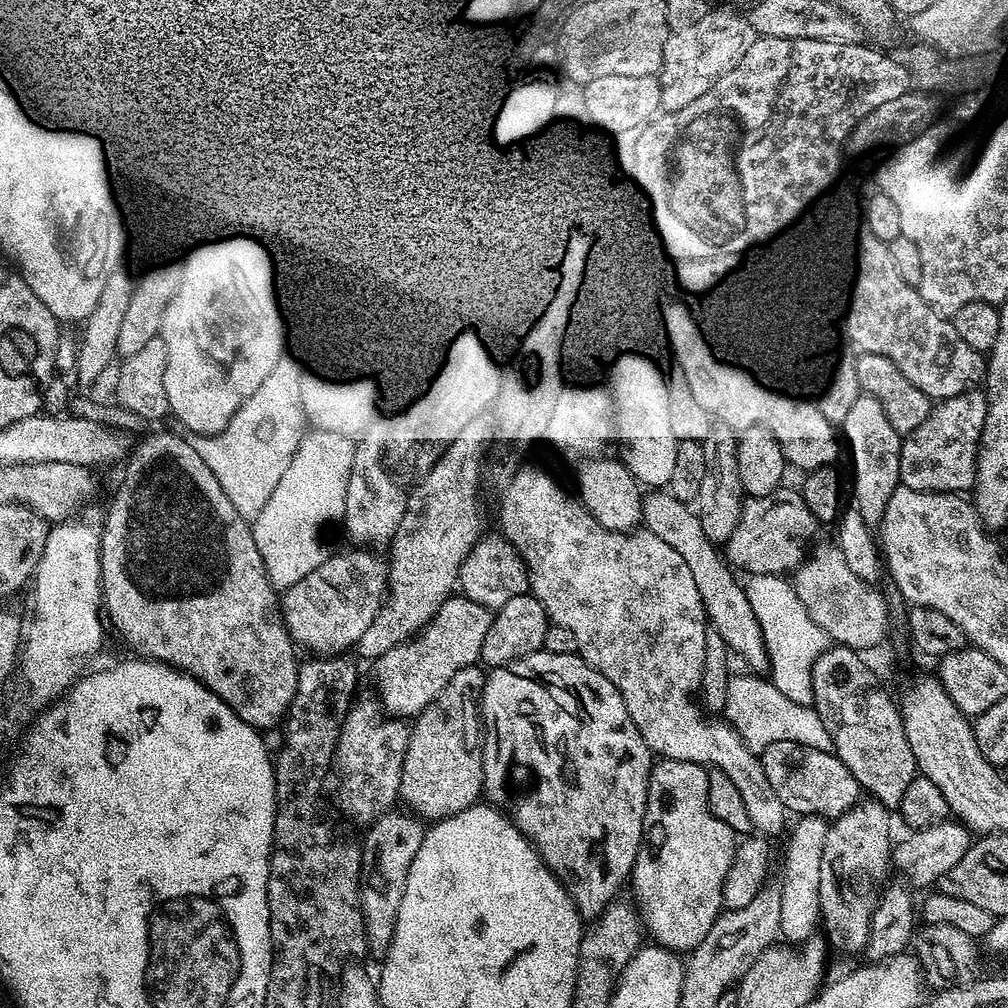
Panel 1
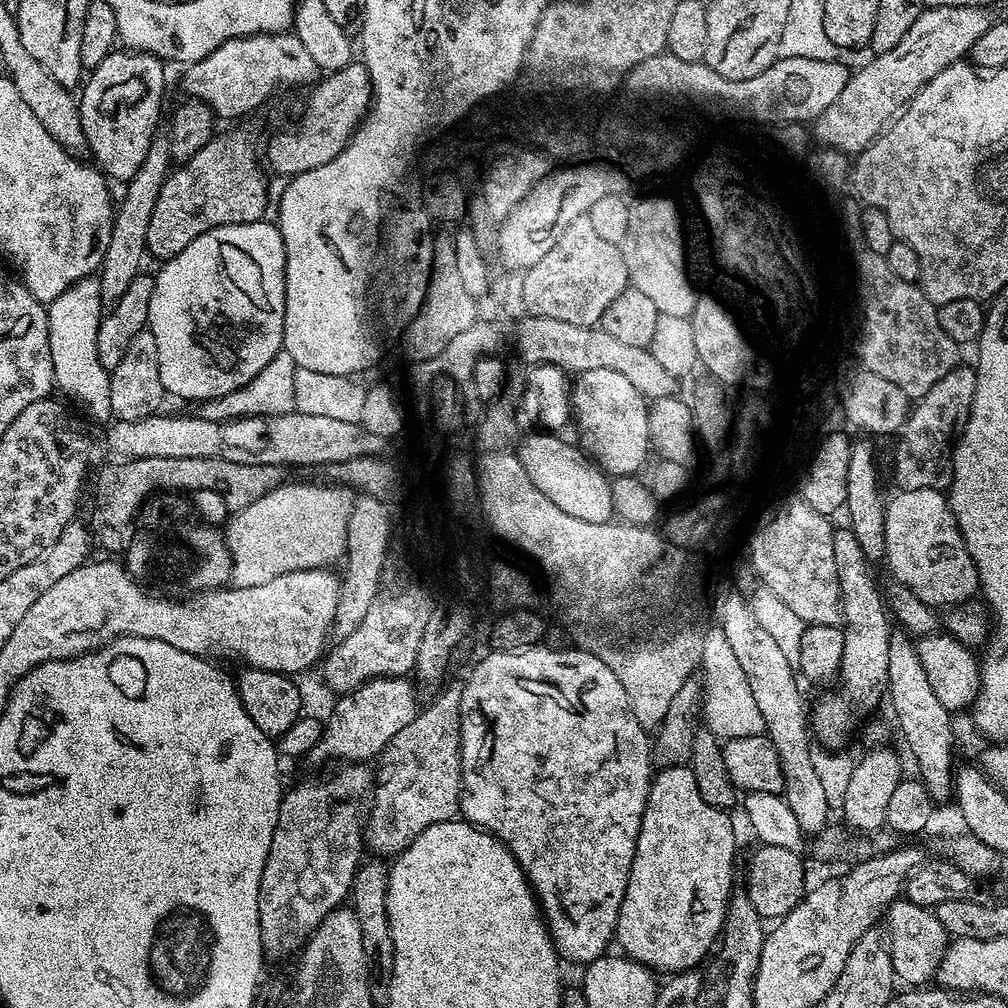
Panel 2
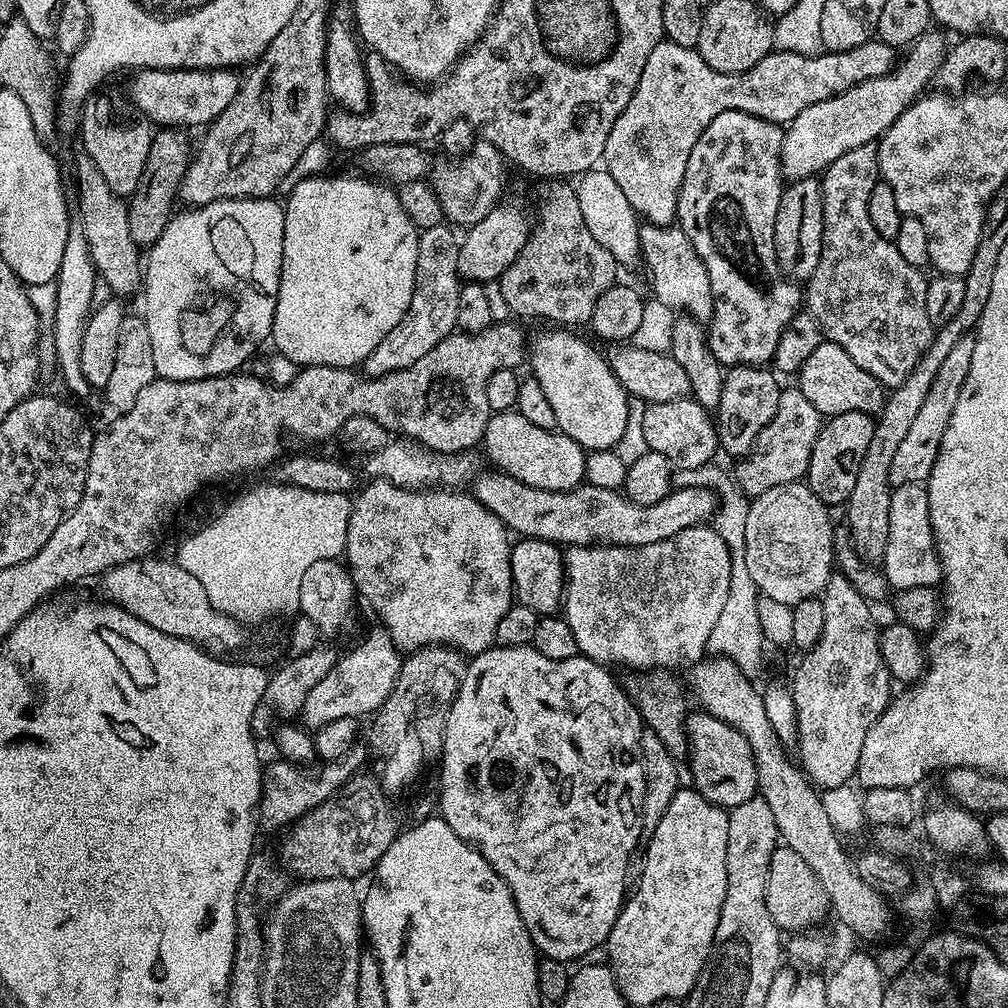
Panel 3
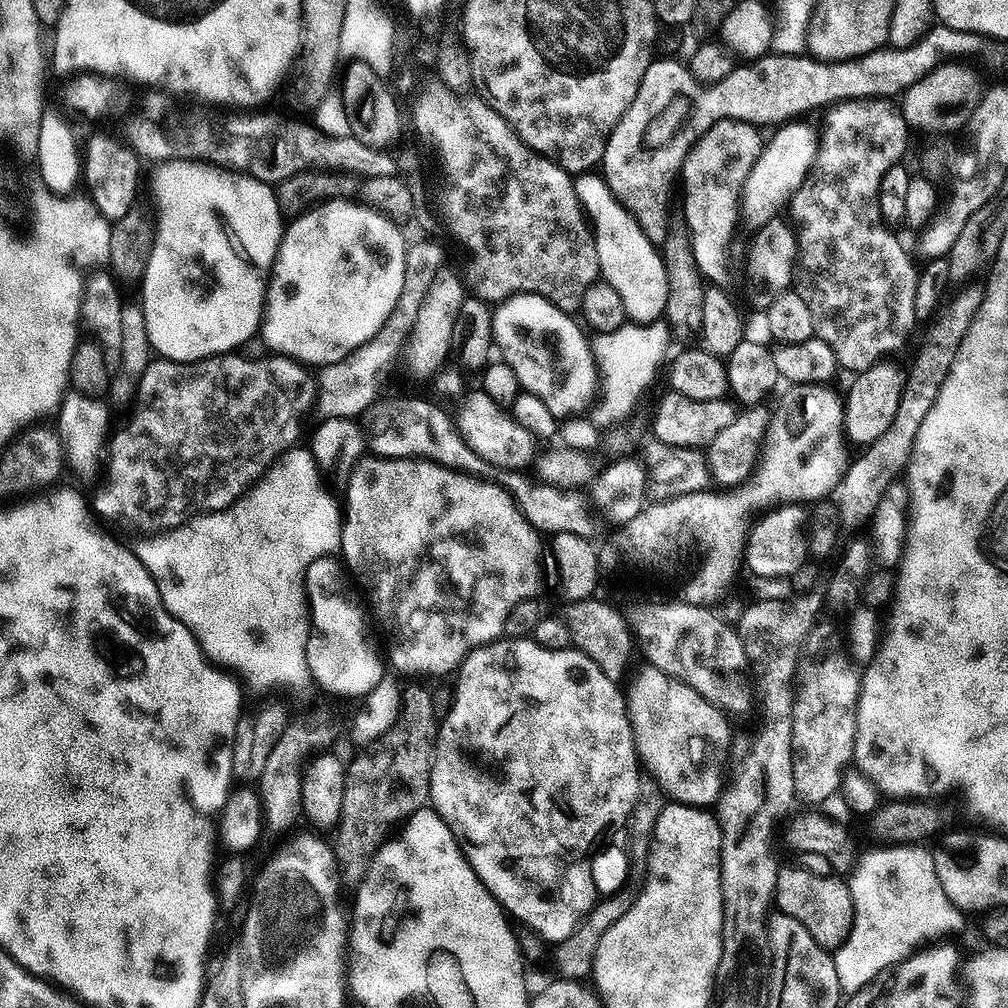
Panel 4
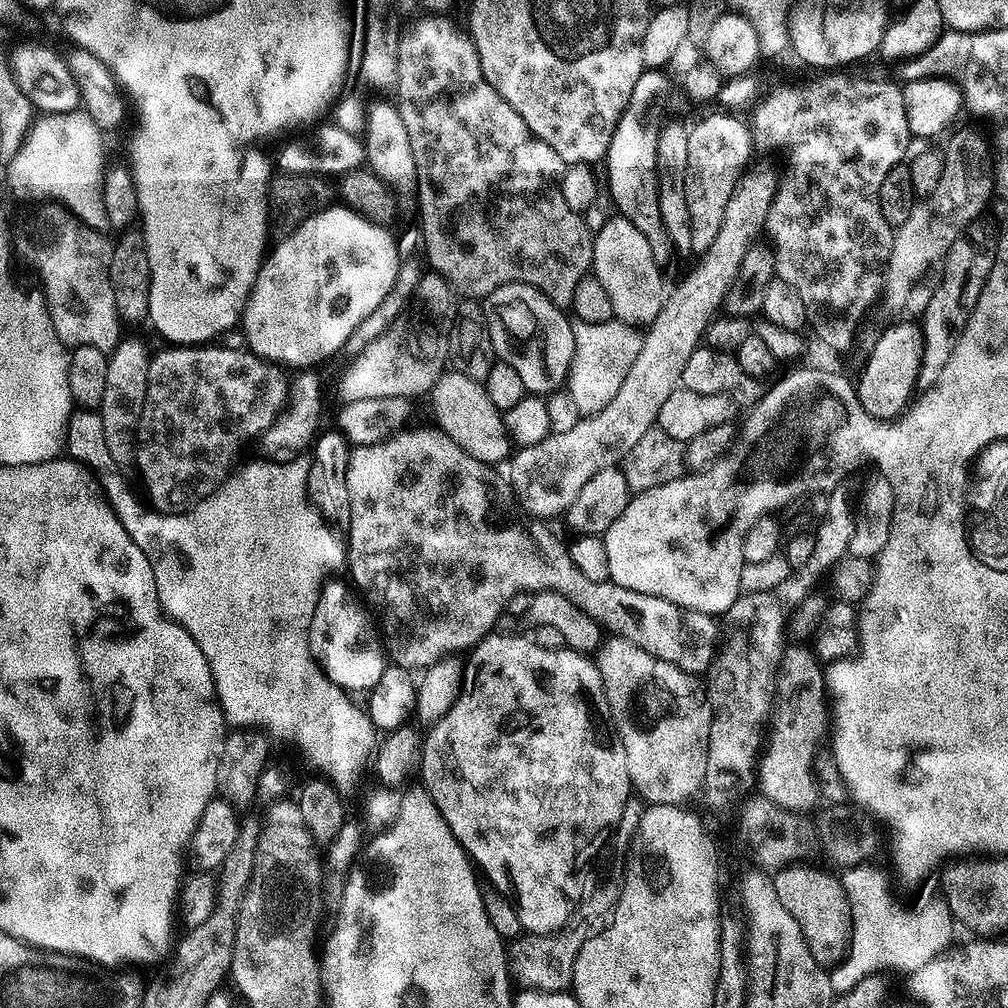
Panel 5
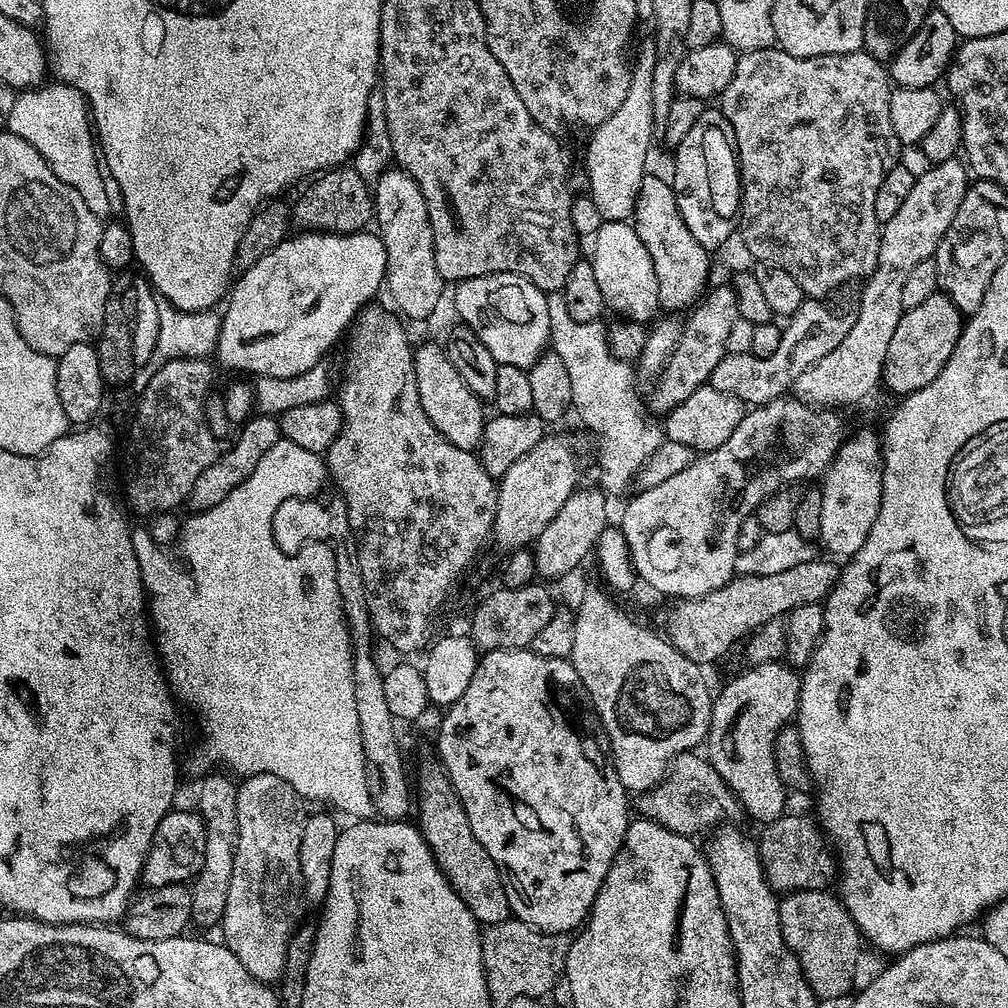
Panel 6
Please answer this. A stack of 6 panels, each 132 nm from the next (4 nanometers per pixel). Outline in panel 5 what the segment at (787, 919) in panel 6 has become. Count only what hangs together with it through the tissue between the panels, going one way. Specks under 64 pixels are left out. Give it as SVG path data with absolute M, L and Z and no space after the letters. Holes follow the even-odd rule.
M797 862L775 873L772 876L772 885L778 898L782 898L782 906L786 906L794 922L798 922L802 938L810 954L814 956L814 962L818 962L821 966L836 966L848 954L852 922L841 877L831 871L828 872L823 872L820 868L807 868L804 862Z

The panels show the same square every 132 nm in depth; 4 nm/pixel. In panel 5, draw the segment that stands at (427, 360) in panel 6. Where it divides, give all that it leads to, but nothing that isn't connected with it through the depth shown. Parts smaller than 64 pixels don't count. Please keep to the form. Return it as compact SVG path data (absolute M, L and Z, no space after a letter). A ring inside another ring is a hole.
M444 370L432 387L430 399L432 399L432 412L436 415L435 427L446 433L459 448L466 450L466 454L470 454L470 458L478 458L478 462L493 466L503 465L509 459L510 441L508 433L504 429L503 415L494 406L494 402L490 402L481 381L466 378L466 374L455 370Z

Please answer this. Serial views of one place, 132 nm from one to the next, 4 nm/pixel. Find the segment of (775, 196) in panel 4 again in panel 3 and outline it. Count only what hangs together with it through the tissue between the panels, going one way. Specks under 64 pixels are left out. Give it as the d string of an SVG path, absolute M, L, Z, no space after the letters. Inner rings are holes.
M929 30L907 49L908 57L905 60L903 57L891 72L878 78L870 78L842 94L831 96L822 102L814 102L814 106L802 110L802 114L795 116L787 125L784 133L784 141L780 146L781 173L789 181L804 180L807 176L823 173L828 165L833 164L838 158L842 158L842 154L863 144L879 141L886 129L927 89L924 87L933 83L938 66L944 60L945 51L946 43L944 44L943 38L935 30Z

